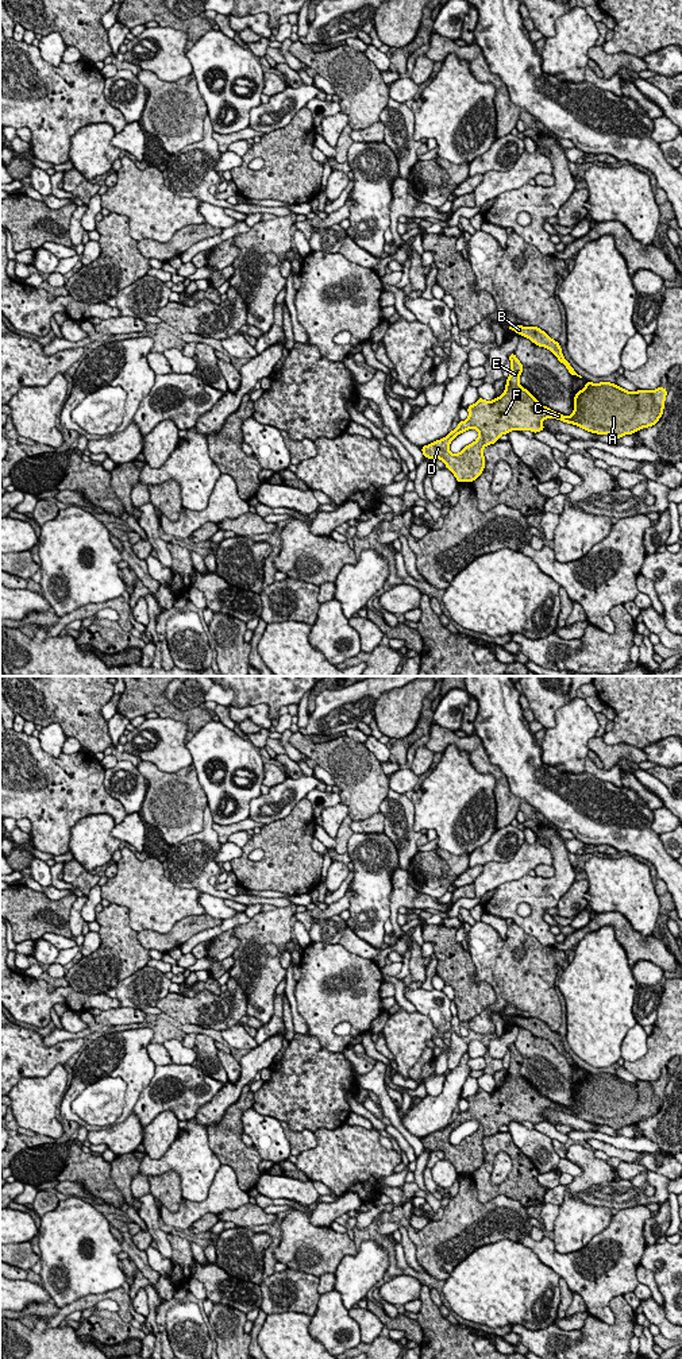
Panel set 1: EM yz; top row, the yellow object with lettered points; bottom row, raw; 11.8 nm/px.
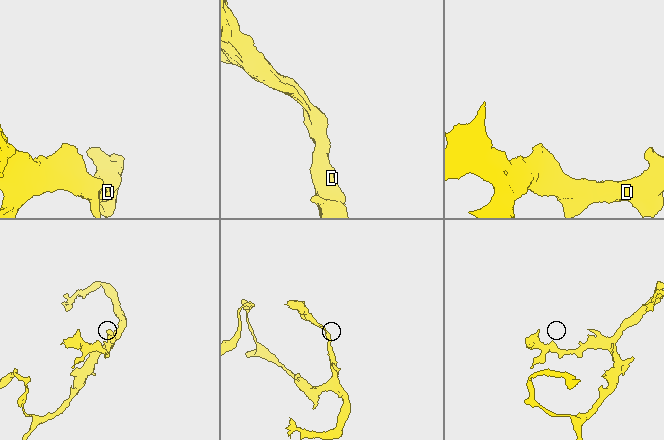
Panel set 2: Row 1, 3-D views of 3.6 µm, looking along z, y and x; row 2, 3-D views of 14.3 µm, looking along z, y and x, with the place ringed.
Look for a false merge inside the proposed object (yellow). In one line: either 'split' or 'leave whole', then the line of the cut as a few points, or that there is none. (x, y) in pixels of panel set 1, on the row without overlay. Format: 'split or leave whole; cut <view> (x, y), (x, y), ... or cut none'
leave whole; cut none

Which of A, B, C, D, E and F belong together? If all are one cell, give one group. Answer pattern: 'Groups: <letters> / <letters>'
Groups: A B C D E F

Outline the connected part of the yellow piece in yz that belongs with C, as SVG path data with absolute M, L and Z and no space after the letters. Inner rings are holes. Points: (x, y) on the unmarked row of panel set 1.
M515 1043L509 1046L510 1063L505 1081L493 1092L478 1089L467 1097L469 1108L459 1112L458 1117L444 1130L421 1138L424 1148L444 1153L458 1174L474 1173L485 1159L483 1139L498 1132L501 1126L510 1121L531 1121L537 1124L546 1117L542 1112L556 1109L567 1115L583 1119L597 1126L608 1126L620 1130L636 1121L655 1116L663 1105L667 1081L637 1080L628 1082L616 1074L586 1072L586 1077L574 1088L574 1101L570 1108L551 1101L520 1076L523 1055ZM477 1120L475 1132L466 1136L459 1144L450 1143L451 1132L461 1124Z

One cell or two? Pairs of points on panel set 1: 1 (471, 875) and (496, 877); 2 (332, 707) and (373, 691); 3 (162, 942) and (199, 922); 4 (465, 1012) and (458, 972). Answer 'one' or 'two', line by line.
1: two
2: one
3: one
4: one

